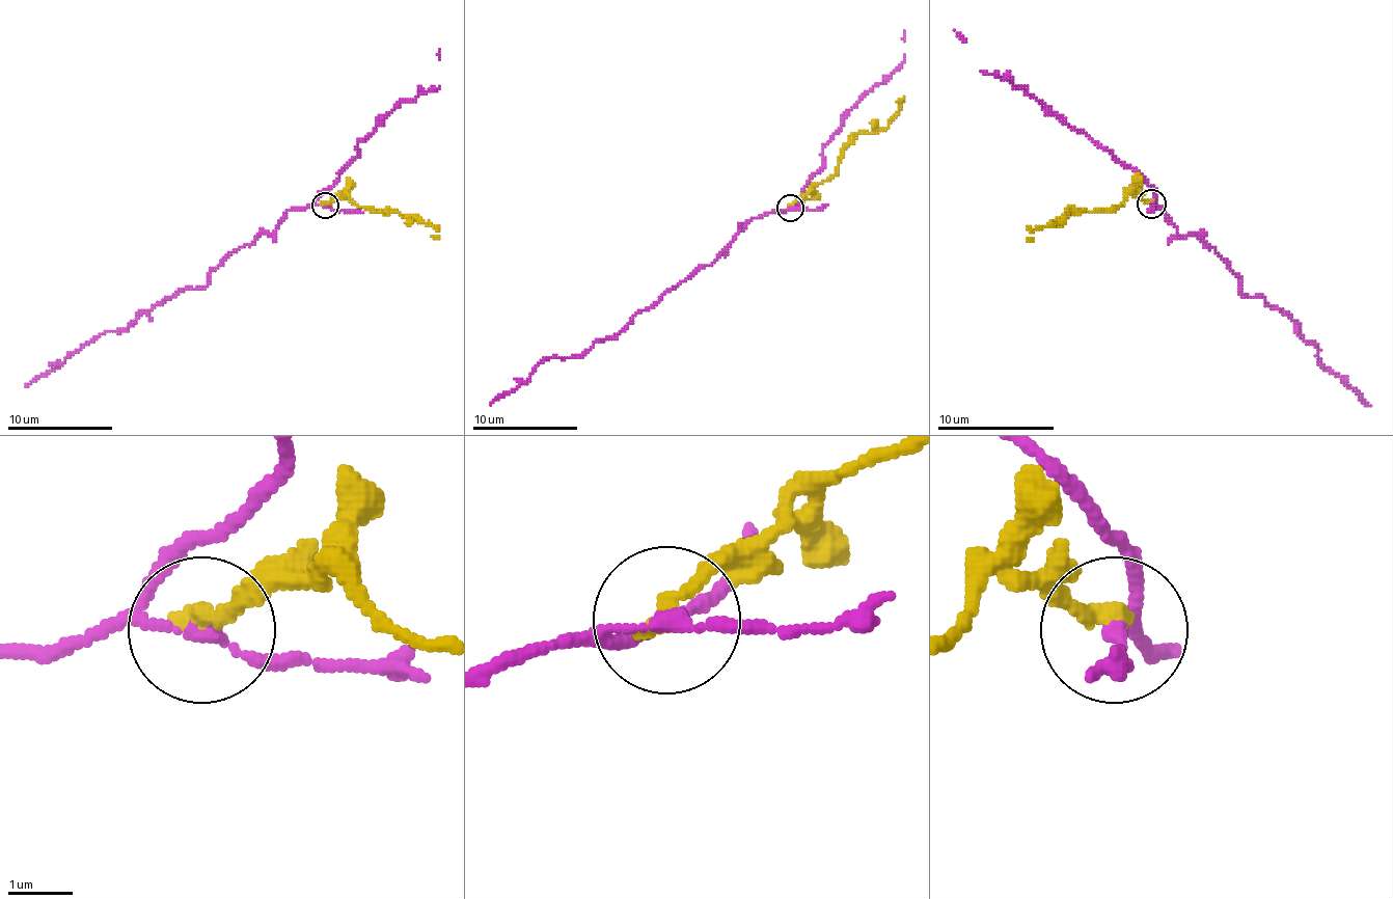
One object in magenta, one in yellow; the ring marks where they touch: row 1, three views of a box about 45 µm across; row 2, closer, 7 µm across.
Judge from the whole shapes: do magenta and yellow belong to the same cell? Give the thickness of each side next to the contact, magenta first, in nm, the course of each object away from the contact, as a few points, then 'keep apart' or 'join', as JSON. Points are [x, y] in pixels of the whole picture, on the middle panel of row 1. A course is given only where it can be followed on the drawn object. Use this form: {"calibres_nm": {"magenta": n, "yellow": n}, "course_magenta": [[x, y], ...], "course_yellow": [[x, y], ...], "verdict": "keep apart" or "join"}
{"calibres_nm": {"magenta": 150, "yellow": 320}, "course_magenta": [[791, 207], [754, 218], [725, 249], [630, 321], [588, 349], [564, 357], [548, 357], [490, 405]], "course_yellow": [[791, 207], [836, 172], [841, 152], [859, 133], [883, 131], [901, 99], [896, 102]], "verdict": "keep apart"}

